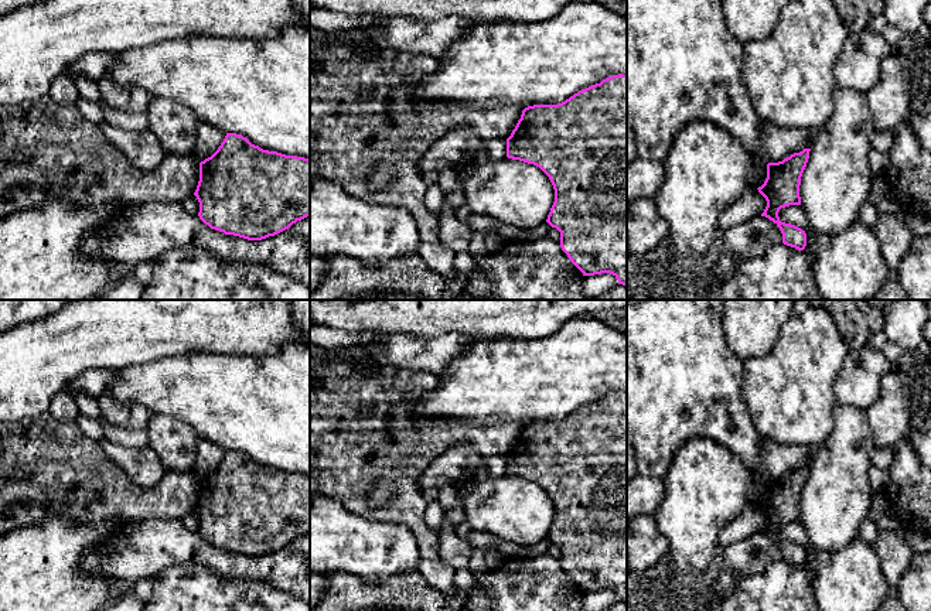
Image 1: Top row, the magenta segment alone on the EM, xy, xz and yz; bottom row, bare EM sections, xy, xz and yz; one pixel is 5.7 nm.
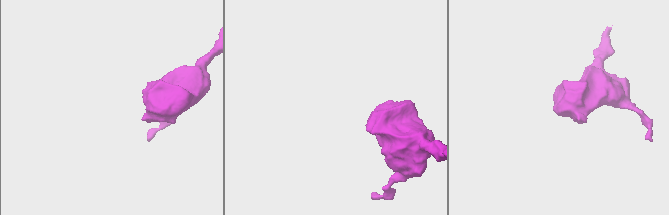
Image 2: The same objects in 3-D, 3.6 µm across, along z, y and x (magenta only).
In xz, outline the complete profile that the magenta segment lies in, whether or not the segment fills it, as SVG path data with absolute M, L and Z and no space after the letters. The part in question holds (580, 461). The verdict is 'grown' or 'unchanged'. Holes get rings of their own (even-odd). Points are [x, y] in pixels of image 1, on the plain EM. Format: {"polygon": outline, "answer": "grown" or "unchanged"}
{"polygon": "M627 392L606 395L557 421L525 424L507 455L507 474L533 481L549 494L555 519L546 539L560 549L562 567L583 593L610 590L627 603Z", "answer": "unchanged"}

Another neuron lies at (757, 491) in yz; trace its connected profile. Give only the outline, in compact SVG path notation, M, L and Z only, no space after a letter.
M754 474L750 489L748 489L748 502L758 505L764 501L767 495L767 481L768 478Z

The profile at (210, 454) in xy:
M200 440L192 474L200 479L211 474L218 467L225 453L226 450L221 446L208 440Z

